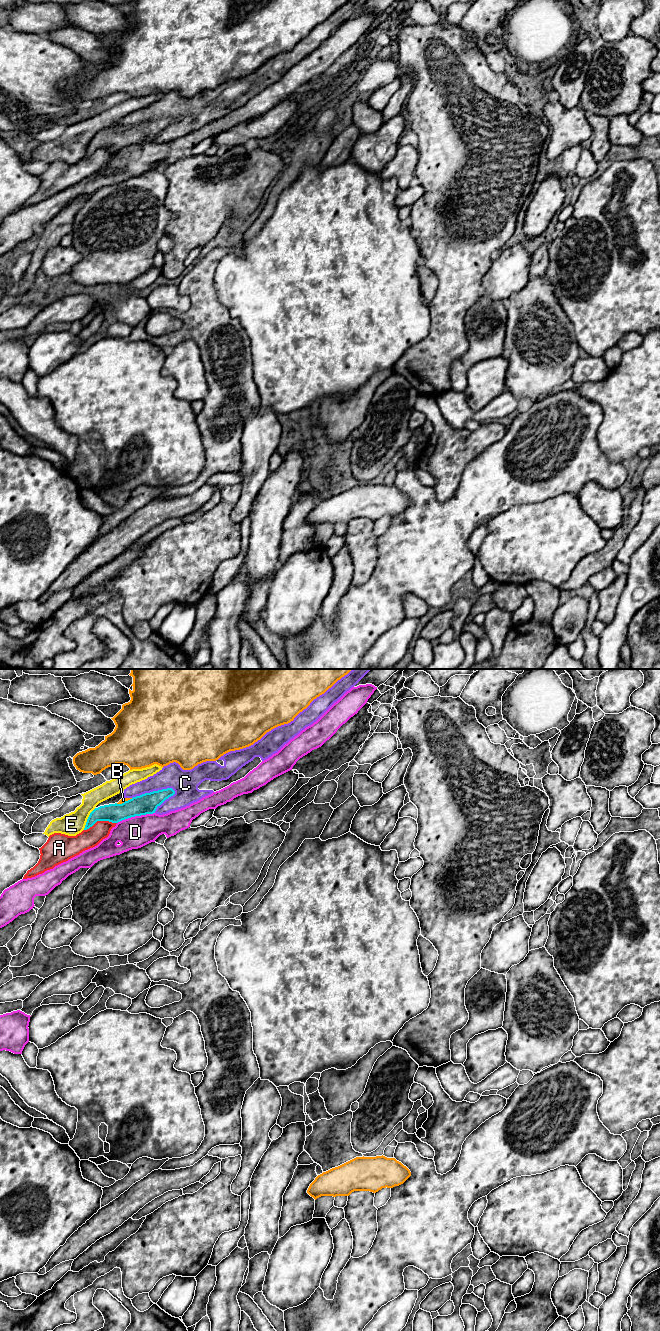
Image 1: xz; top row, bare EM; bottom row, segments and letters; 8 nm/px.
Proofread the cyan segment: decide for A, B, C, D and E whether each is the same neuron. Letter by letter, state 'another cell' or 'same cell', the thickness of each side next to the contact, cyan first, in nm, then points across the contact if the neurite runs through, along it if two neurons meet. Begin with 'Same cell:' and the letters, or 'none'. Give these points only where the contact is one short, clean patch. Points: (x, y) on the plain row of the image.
Same cell: C
A: another cell; calibres 150 and 150 nm
B: another cell; calibres 170 and 40 nm
C: same cell; calibres 170 and 190 nm; way xz (147, 131), (147, 127), (153, 119), (172, 104)
D: another cell; calibres 170 and 260 nm
E: another cell; calibres 150 and 180 nm

